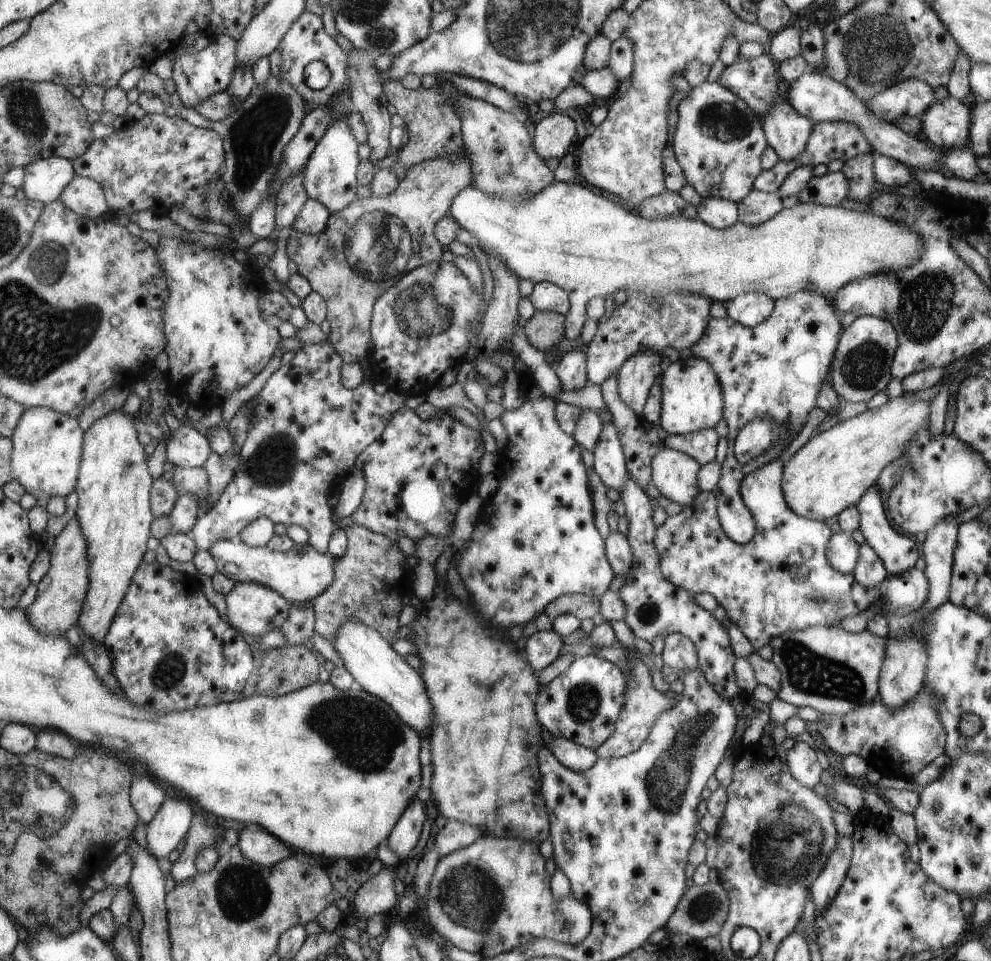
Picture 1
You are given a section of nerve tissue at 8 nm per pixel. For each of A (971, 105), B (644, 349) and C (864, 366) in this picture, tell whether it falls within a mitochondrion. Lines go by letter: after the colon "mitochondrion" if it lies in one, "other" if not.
A: other
B: other
C: mitochondrion

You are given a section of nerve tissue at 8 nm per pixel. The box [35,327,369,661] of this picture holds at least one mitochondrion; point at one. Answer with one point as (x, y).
(270, 466)

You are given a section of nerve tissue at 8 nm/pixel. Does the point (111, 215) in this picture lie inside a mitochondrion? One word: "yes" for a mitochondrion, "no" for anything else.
no

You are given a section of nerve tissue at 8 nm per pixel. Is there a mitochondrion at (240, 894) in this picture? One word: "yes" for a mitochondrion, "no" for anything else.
yes

